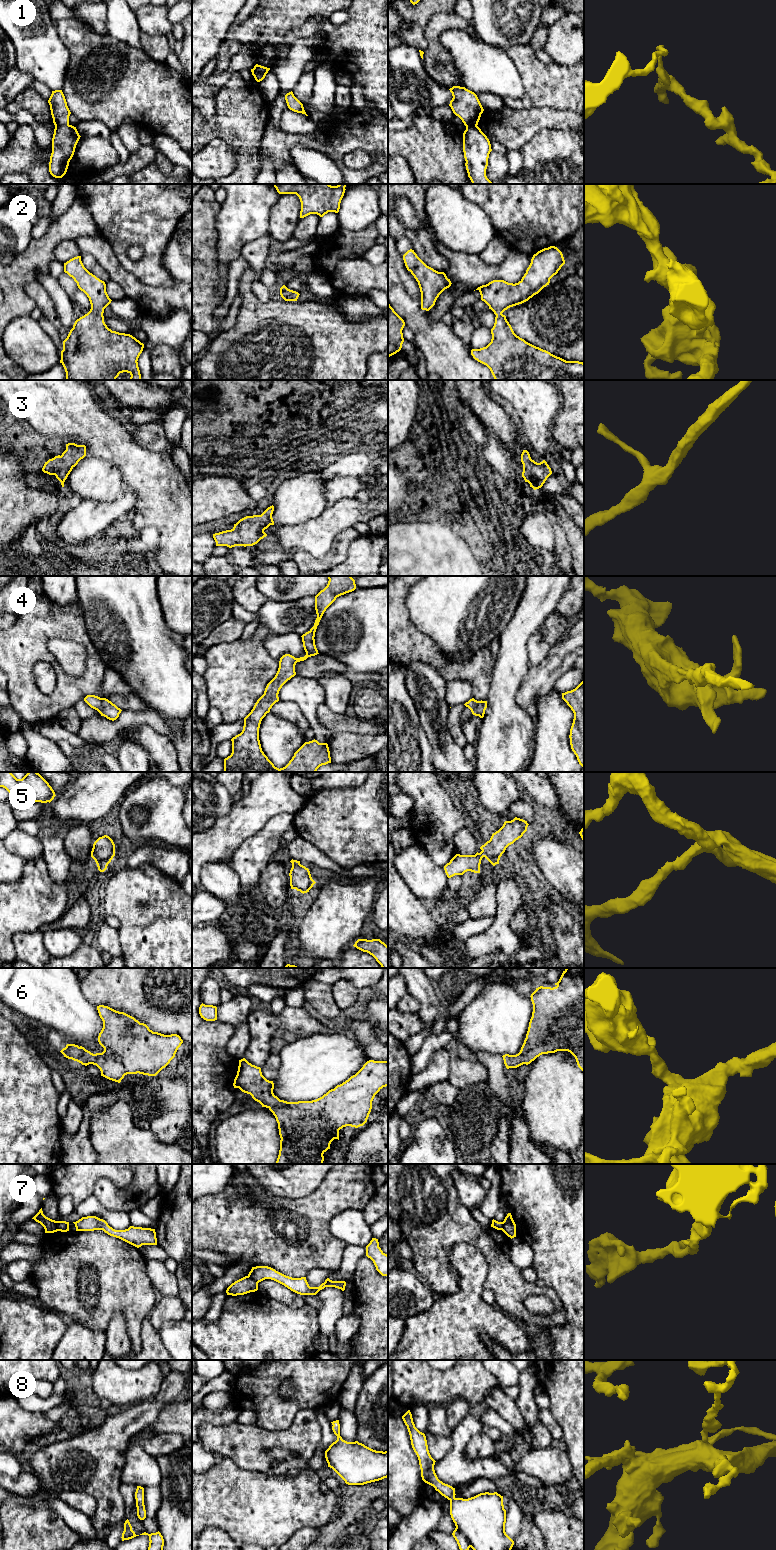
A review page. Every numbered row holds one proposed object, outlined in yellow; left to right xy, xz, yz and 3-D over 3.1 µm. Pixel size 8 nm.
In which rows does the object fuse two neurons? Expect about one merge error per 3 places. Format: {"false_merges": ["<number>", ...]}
{"false_merges": ["1", "7"]}

